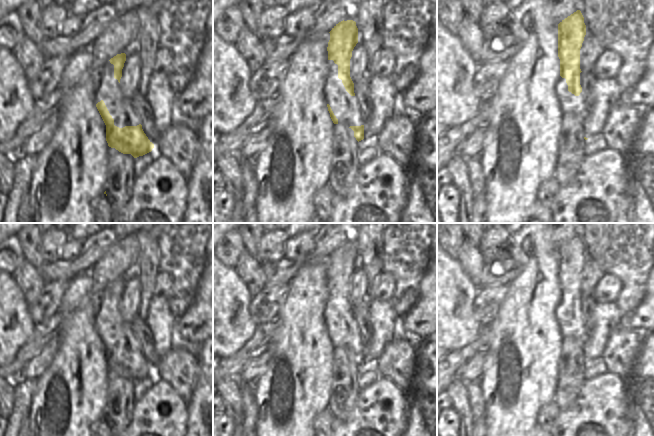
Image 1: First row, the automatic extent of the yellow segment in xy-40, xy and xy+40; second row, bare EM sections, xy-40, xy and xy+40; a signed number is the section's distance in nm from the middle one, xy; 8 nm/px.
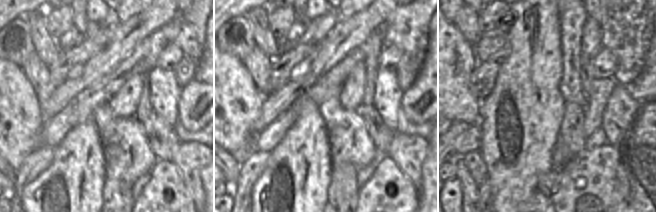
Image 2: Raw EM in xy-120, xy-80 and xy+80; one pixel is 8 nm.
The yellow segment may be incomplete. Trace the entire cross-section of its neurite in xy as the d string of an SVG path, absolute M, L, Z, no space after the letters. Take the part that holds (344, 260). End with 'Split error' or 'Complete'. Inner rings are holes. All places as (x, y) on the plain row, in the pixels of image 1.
M343 244L336 248L329 257L328 284L333 284L338 289L338 302L342 304L346 315L351 320L355 320L354 307L350 301L350 283L358 267L356 246Z. Complete

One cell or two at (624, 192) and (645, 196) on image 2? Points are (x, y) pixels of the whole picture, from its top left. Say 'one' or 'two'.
one

